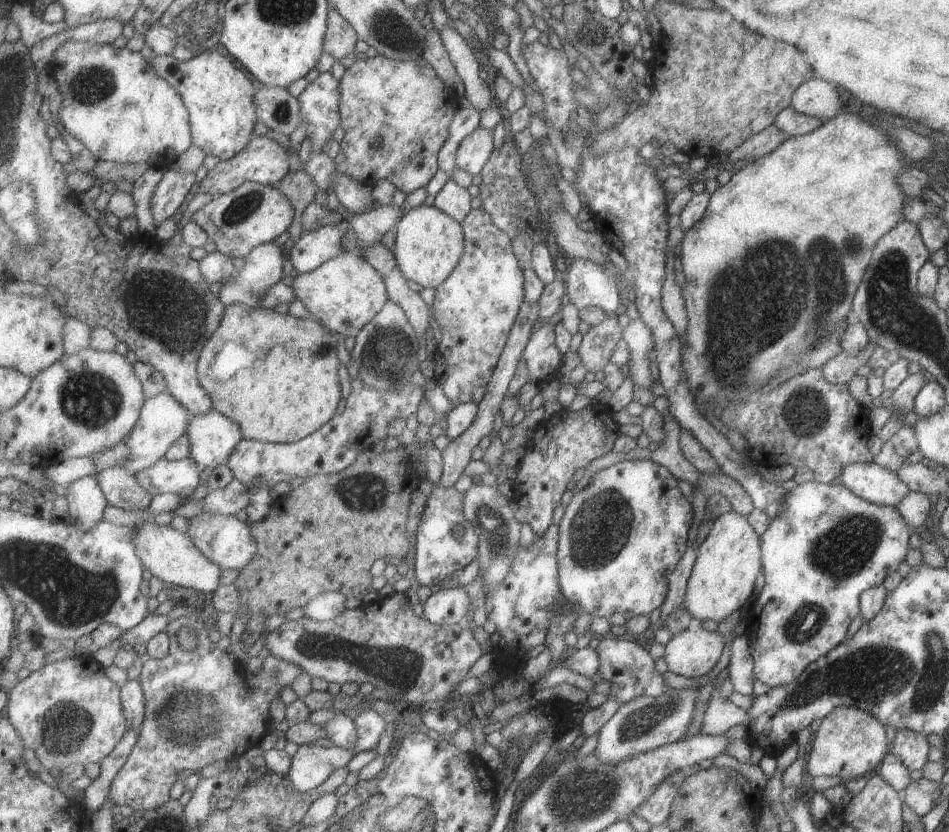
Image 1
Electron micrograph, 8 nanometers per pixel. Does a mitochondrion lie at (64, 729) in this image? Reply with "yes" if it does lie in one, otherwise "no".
yes

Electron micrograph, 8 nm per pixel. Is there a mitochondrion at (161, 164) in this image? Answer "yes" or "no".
no

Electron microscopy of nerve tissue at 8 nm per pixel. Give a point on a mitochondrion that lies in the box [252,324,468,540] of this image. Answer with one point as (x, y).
(363, 492)

